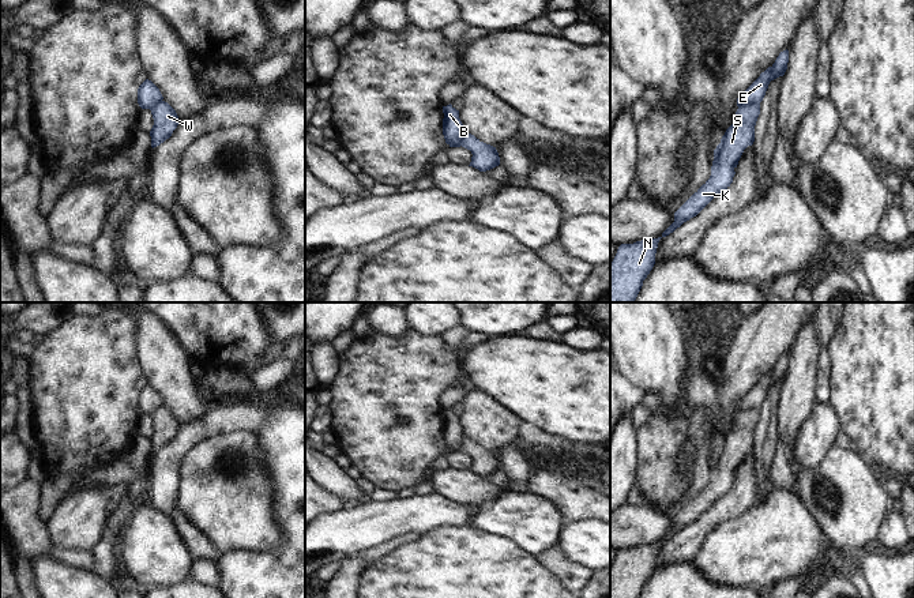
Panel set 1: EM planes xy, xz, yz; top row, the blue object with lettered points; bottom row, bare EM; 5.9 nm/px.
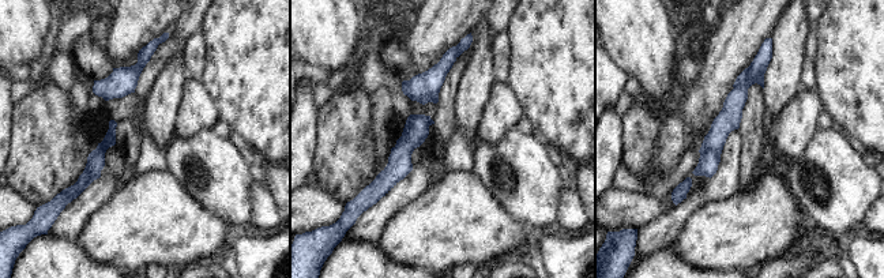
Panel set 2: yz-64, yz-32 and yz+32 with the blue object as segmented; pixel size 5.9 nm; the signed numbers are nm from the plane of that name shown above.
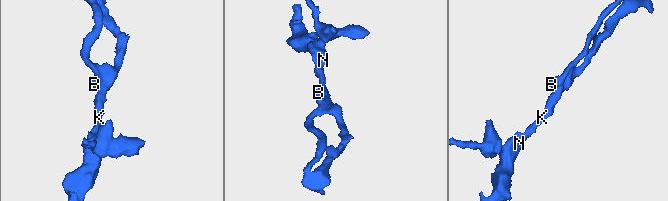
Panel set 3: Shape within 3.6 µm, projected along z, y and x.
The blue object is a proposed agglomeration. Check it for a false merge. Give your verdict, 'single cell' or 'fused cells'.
fused cells

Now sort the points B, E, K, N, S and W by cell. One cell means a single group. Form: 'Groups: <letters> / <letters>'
Groups: B E / K N S W

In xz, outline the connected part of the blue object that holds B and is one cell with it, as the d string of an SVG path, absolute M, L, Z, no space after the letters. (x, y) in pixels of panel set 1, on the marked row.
M451 104L447 106L443 106L443 135L445 139L445 143L450 147L460 147L462 142L462 133L466 131L460 119L459 119L459 110L456 110Z

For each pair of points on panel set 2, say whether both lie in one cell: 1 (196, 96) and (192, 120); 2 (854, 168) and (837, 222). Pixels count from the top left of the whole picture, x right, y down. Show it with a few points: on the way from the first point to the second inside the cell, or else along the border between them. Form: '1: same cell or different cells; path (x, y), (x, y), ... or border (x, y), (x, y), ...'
1: same cell; path (196, 101), (195, 115)
2: same cell; path (841, 181), (837, 186), (837, 209)

